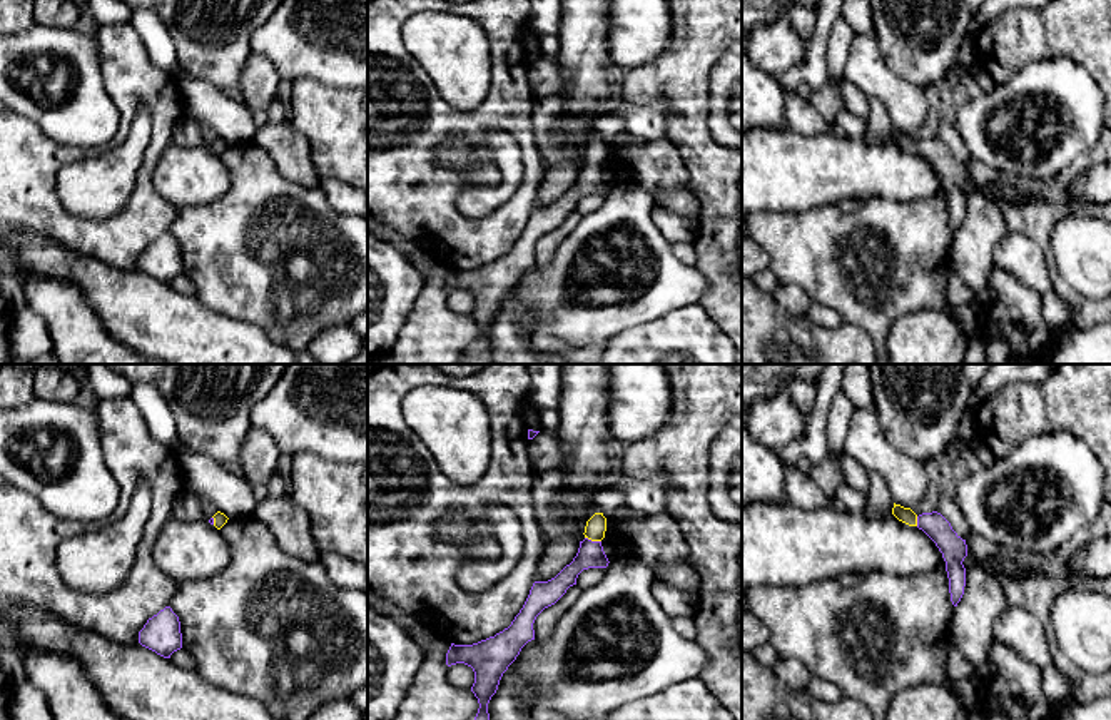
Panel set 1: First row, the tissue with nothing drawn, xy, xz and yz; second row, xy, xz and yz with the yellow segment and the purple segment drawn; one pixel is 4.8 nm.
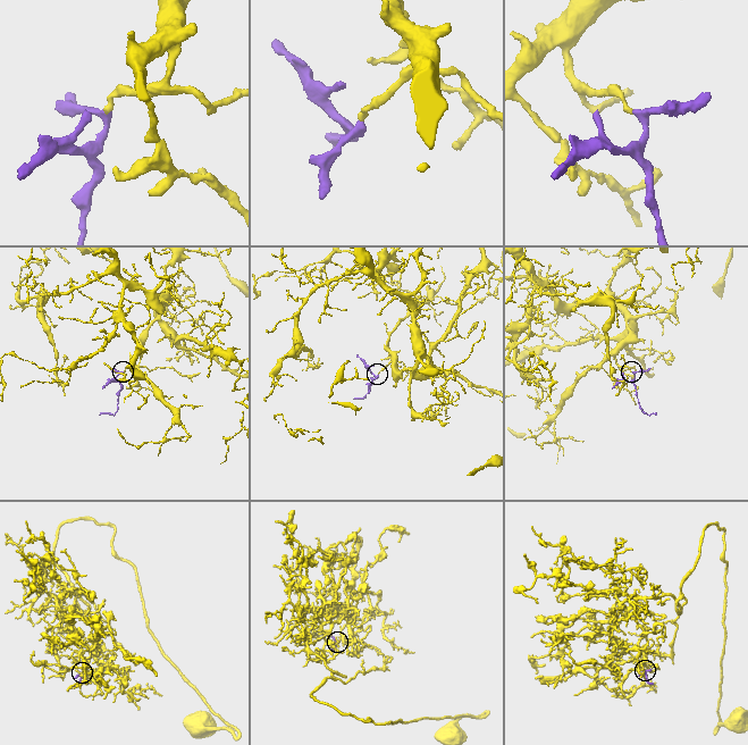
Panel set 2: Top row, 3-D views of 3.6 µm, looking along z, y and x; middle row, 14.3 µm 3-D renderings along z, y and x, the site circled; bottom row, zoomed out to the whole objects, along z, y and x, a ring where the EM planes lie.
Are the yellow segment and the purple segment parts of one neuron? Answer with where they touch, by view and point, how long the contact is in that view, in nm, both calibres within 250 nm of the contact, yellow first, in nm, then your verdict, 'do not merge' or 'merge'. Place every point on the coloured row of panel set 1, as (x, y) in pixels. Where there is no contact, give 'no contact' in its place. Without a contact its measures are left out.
contact xz (593, 540); length 80 nm; calibres 100 and 130 nm; merge

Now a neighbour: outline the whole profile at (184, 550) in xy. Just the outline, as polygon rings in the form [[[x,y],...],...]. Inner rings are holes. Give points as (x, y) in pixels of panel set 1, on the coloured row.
[[[169,518],[152,546],[152,556],[167,576],[180,583],[204,580],[227,568],[231,546],[221,530],[205,518]]]

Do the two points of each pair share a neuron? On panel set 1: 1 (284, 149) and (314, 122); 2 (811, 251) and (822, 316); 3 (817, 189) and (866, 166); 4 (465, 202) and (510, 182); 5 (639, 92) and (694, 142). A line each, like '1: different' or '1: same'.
1: different
2: different
3: same
4: same
5: same

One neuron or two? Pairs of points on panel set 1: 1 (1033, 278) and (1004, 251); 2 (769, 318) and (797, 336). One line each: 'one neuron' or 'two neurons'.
1: one neuron
2: one neuron

